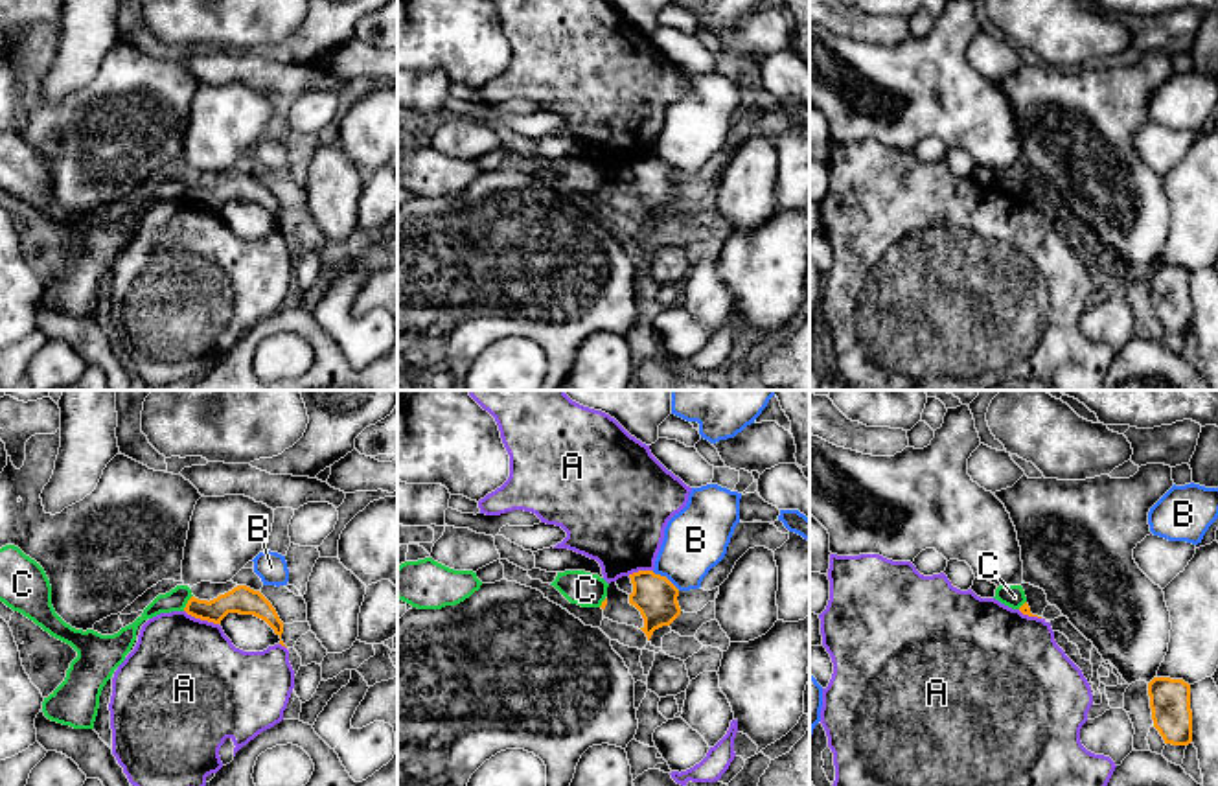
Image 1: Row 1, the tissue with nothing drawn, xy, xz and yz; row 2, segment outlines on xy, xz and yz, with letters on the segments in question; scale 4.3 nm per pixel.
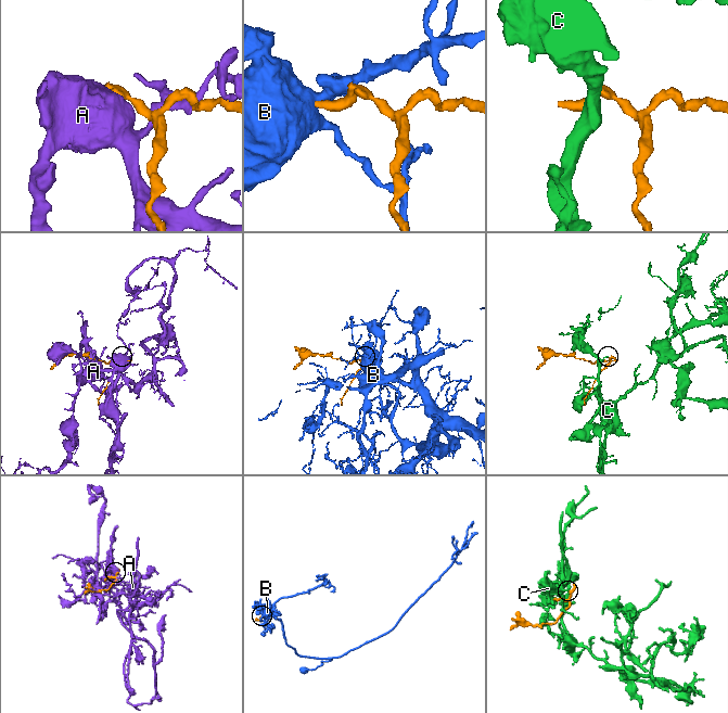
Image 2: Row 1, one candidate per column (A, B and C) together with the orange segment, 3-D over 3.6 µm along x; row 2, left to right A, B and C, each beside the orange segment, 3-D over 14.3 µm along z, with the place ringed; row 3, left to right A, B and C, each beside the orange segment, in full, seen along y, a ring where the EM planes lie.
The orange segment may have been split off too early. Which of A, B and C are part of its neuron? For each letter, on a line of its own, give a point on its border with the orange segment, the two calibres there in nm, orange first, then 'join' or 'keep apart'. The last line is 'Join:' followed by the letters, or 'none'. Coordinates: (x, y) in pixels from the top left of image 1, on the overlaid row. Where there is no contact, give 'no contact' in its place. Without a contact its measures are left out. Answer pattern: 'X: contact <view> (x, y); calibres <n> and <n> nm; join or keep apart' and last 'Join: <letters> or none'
A: contact xy (201, 619); calibres 120 and 480 nm; keep apart
B: contact xz (665, 577); calibres 190 and 280 nm; keep apart
C: contact xy (188, 602); calibres 120 and 100 nm; keep apart
Join: none

